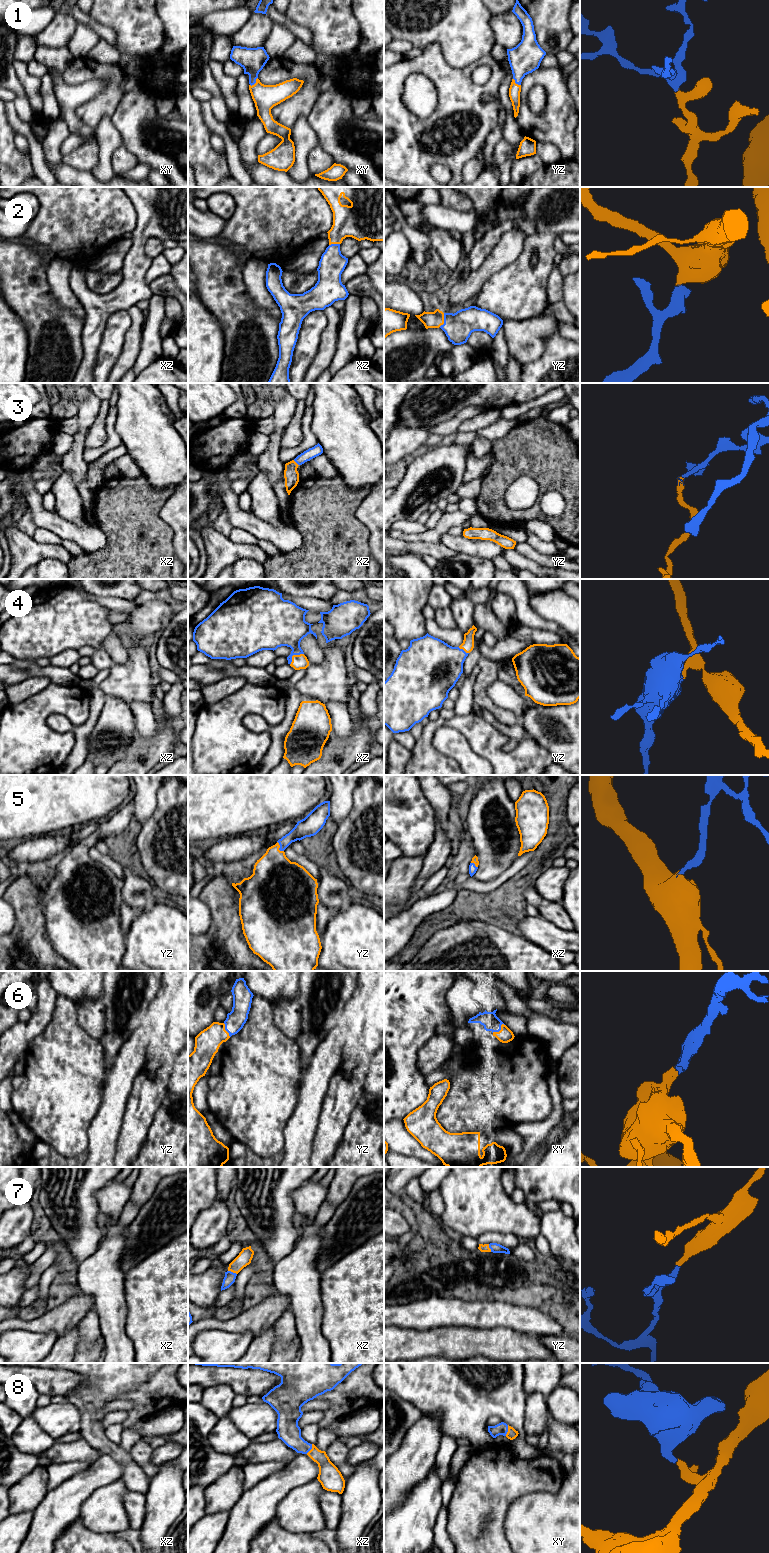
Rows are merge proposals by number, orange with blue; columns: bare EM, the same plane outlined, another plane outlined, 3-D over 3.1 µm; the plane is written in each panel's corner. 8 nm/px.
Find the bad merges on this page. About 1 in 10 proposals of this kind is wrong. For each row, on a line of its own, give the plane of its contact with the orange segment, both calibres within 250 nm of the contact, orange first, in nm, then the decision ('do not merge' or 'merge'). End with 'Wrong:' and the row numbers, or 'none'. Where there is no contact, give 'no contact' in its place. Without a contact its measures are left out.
1: meets orange in xy; 200 nm thick on the orange side, 200 nm on the other; merge
2: meets orange in yz; 130 nm thick on the orange side, 220 nm on the other; merge
3: meets orange in xz; 120 nm thick on the orange side, 90 nm on the other; merge
4: meets orange in xz; 110 nm thick on the orange side, 320 nm on the other; merge
5: meets orange in yz; 360 nm thick on the orange side, 140 nm on the other; merge
6: meets orange in xy; 120 nm thick on the orange side, 140 nm on the other; merge
7: meets orange in xz; 120 nm thick on the orange side, 90 nm on the other; merge
8: meets orange in xy; 80 nm thick on the orange side, 100 nm on the other; merge
Wrong: none

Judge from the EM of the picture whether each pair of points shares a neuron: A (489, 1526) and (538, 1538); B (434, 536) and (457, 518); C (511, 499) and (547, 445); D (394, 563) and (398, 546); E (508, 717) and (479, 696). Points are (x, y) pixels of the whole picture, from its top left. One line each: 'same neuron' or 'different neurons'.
A: different neurons
B: same neuron
C: different neurons
D: different neurons
E: same neuron

